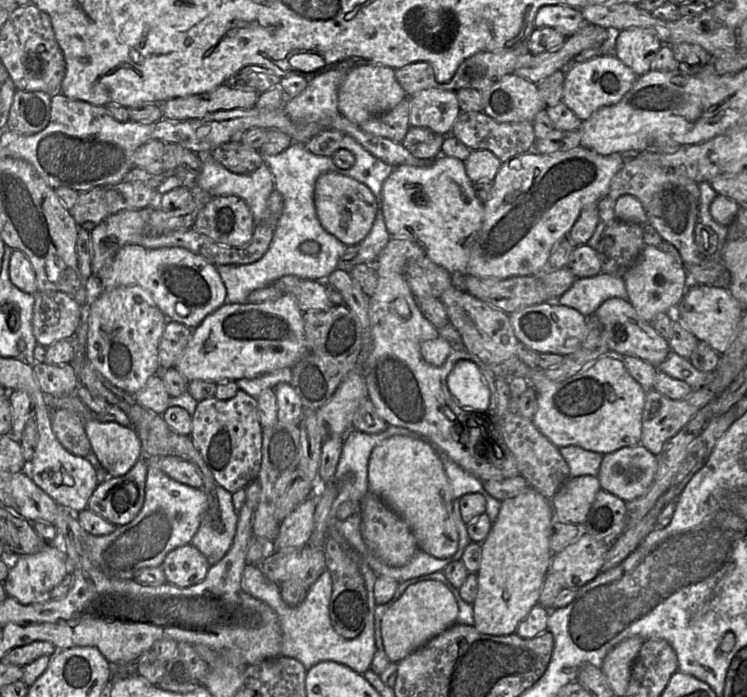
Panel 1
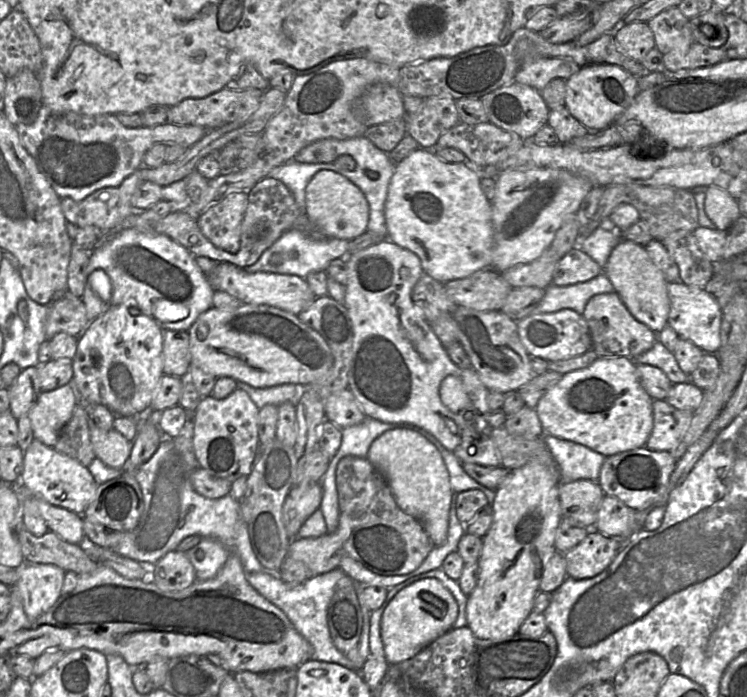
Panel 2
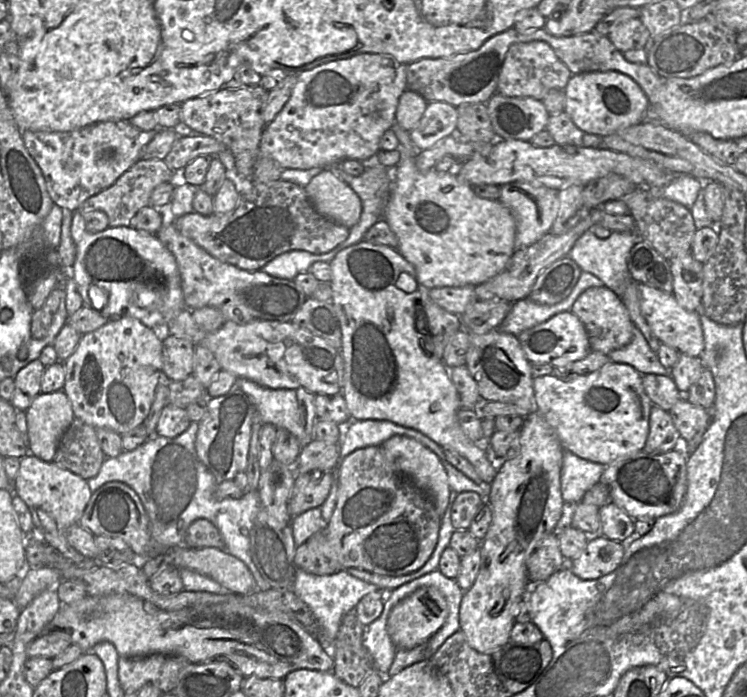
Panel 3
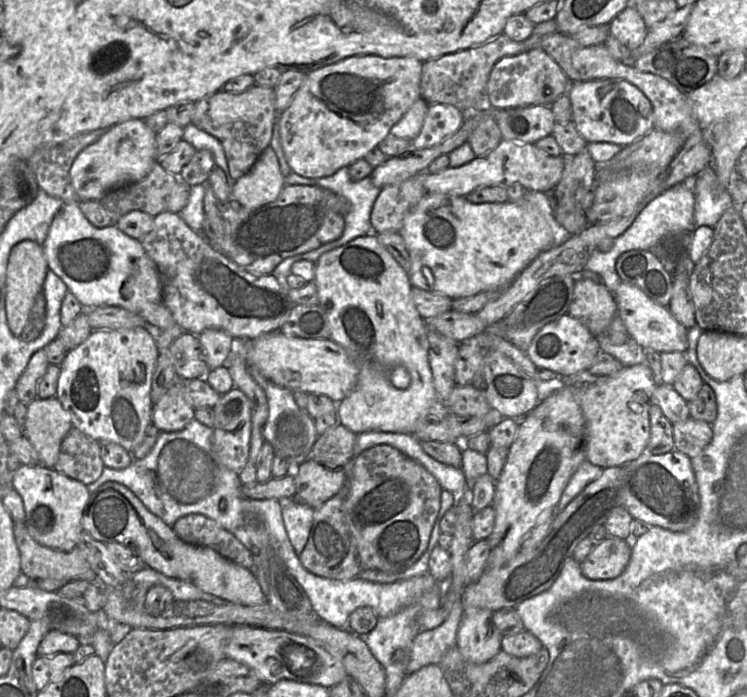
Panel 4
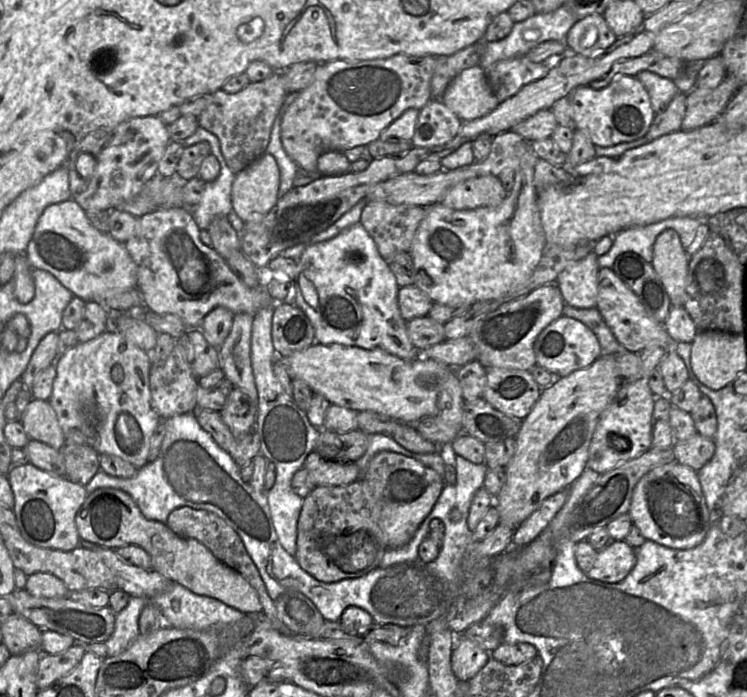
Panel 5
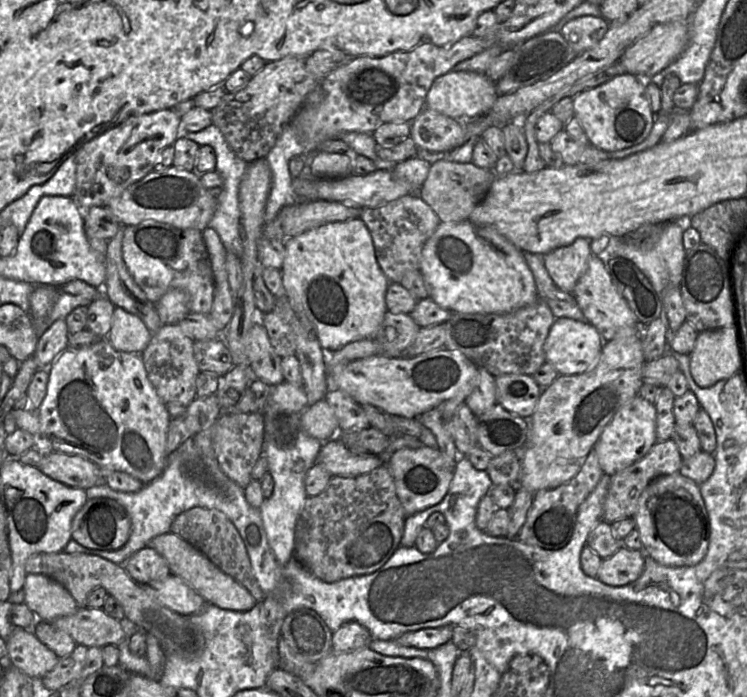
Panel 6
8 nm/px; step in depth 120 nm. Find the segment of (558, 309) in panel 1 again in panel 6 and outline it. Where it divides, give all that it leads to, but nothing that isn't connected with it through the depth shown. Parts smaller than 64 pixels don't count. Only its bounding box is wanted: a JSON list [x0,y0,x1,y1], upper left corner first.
[544,317,603,375]

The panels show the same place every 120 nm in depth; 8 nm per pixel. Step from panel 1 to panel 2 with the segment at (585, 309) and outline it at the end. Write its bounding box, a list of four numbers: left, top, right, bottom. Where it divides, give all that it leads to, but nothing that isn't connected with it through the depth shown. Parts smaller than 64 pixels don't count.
[533,273,614,315]

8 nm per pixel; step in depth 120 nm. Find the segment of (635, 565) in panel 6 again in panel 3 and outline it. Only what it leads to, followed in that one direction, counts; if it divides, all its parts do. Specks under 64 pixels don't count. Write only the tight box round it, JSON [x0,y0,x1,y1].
[568,536,626,580]

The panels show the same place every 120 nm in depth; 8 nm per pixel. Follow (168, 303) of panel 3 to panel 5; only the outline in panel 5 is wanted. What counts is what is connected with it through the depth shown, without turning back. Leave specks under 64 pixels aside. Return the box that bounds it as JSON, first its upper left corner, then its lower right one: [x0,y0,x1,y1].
[25,198,137,304]

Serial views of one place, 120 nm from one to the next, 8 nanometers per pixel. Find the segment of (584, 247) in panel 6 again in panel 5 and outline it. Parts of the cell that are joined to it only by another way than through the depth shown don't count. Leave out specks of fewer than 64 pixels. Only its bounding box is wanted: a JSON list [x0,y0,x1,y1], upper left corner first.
[557,252,598,308]

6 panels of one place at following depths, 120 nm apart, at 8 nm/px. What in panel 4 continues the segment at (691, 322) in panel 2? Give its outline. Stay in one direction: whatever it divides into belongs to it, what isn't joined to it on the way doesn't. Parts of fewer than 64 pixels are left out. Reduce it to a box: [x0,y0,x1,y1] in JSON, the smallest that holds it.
[614,282,688,353]

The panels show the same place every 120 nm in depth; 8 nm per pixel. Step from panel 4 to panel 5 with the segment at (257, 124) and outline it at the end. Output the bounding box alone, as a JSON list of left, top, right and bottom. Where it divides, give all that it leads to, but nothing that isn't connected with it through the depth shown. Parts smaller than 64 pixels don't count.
[197,71,288,174]

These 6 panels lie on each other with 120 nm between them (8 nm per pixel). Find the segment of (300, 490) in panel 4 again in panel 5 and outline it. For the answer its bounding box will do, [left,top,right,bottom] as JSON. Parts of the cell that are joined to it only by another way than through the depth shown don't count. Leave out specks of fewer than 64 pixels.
[304,452,360,486]

